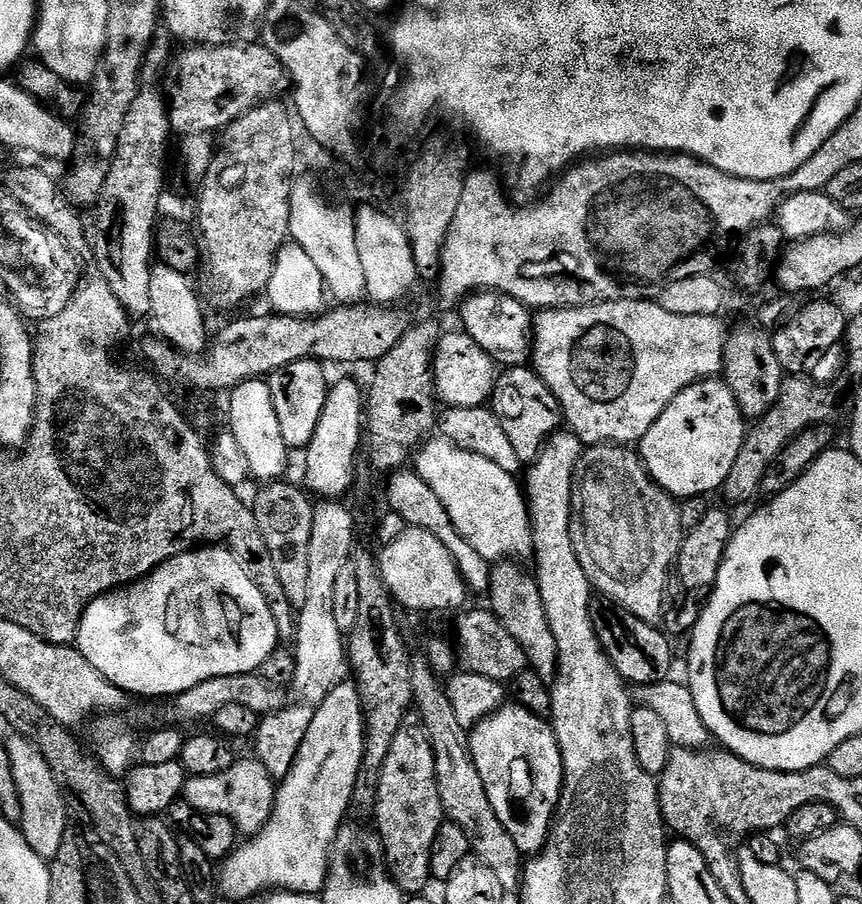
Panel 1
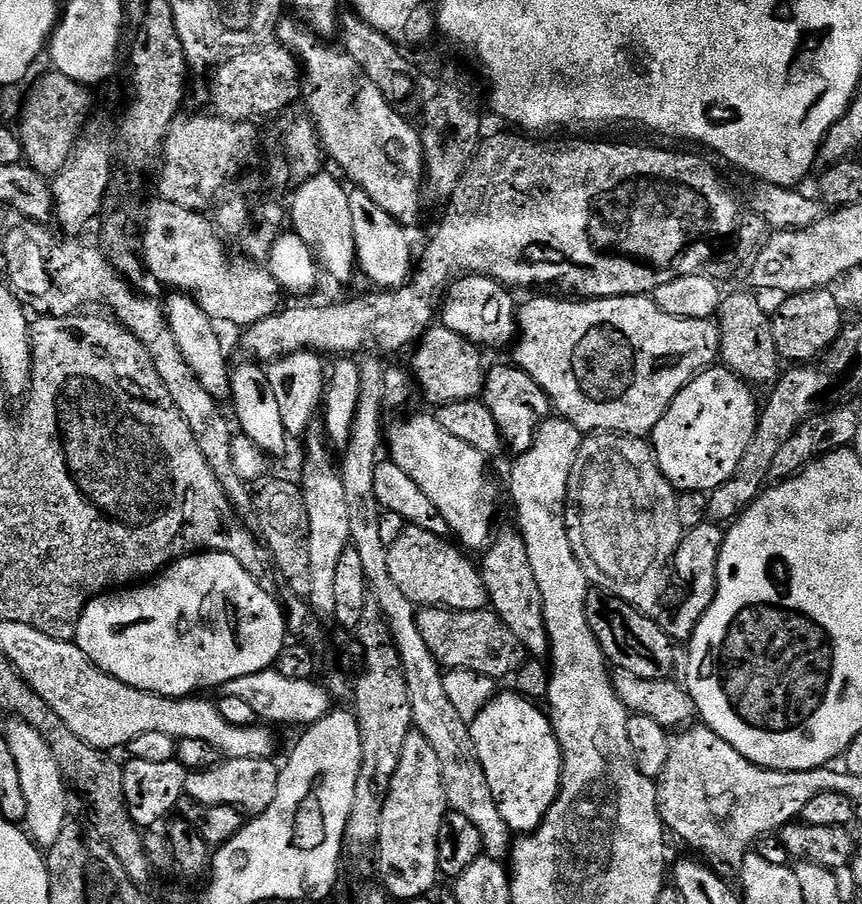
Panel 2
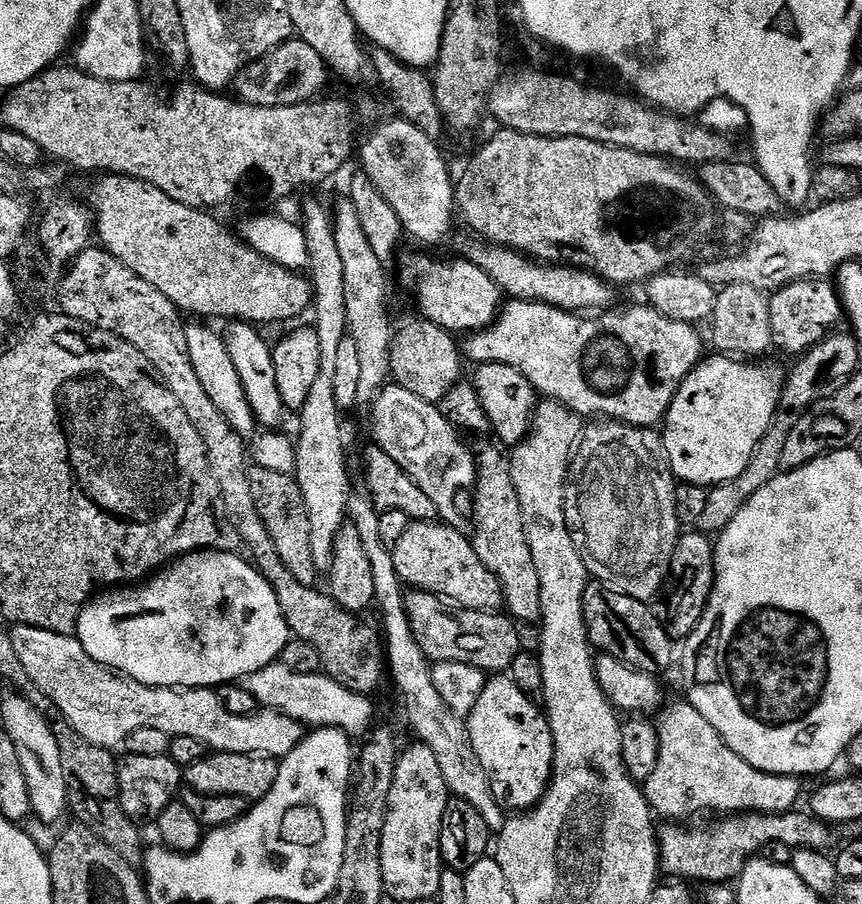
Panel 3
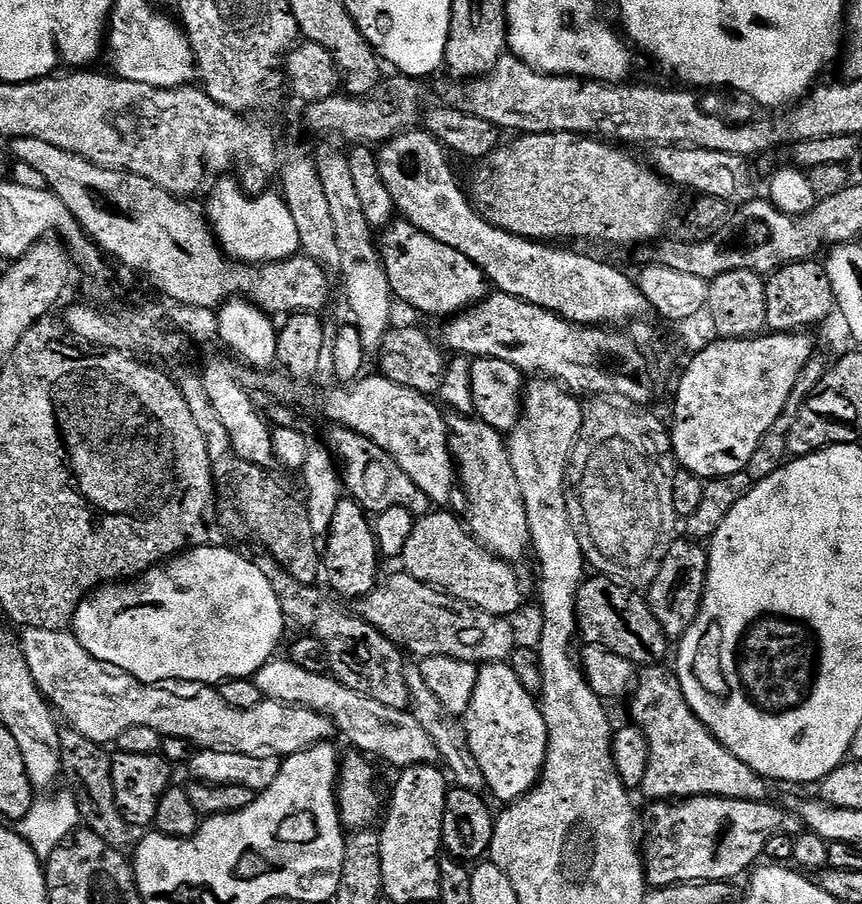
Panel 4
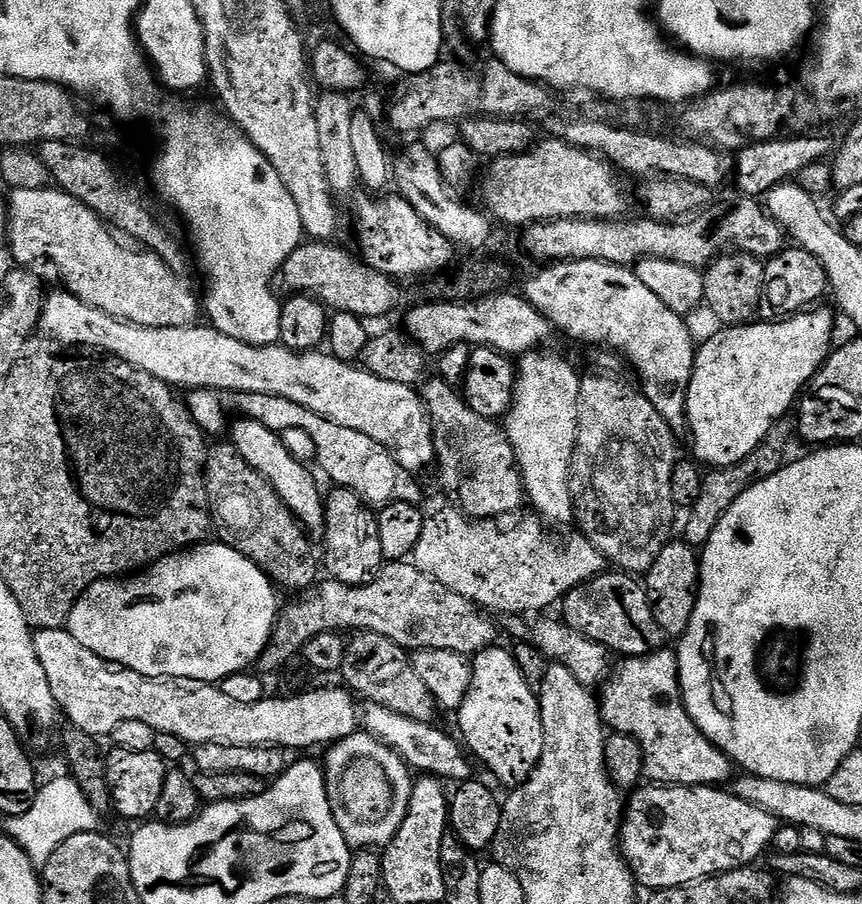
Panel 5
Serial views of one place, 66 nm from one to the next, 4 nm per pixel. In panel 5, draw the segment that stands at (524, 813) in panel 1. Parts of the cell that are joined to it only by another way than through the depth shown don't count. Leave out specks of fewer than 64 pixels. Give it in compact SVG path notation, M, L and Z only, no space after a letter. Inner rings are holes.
M493 646L471 657L470 690L458 710L460 732L467 751L511 790L526 782L542 756L542 714L537 693L526 686L518 662L506 647Z

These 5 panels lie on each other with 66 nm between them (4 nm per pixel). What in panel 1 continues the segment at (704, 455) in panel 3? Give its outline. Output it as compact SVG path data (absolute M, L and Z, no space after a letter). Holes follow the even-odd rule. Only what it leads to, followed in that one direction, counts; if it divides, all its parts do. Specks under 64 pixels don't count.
M713 378L691 384L682 394L662 410L658 422L650 426L650 430L640 440L638 455L644 462L644 468L652 481L662 490L666 490L677 498L689 496L707 497L708 492L723 489L726 478L730 474L730 466L734 466L734 458L738 458L738 450L742 450L746 435L746 421L734 394L723 379Z

